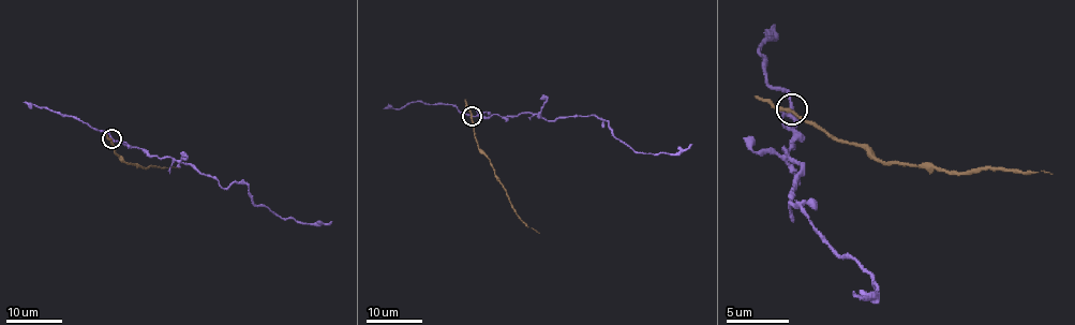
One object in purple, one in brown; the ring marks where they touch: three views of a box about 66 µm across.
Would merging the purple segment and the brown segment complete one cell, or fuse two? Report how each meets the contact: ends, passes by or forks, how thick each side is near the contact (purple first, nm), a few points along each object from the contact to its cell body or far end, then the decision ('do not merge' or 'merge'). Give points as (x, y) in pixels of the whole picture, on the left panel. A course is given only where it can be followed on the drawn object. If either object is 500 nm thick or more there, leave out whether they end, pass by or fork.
purple passes by | brown passes by | 200/220 nm | purple via (112, 138), (151, 156), (192, 164), (222, 188), (240, 181), (257, 206), (267, 206), (282, 218), (332, 221) | brown via (112, 138), (114, 151), (124, 162), (146, 167), (179, 167) | do not merge

